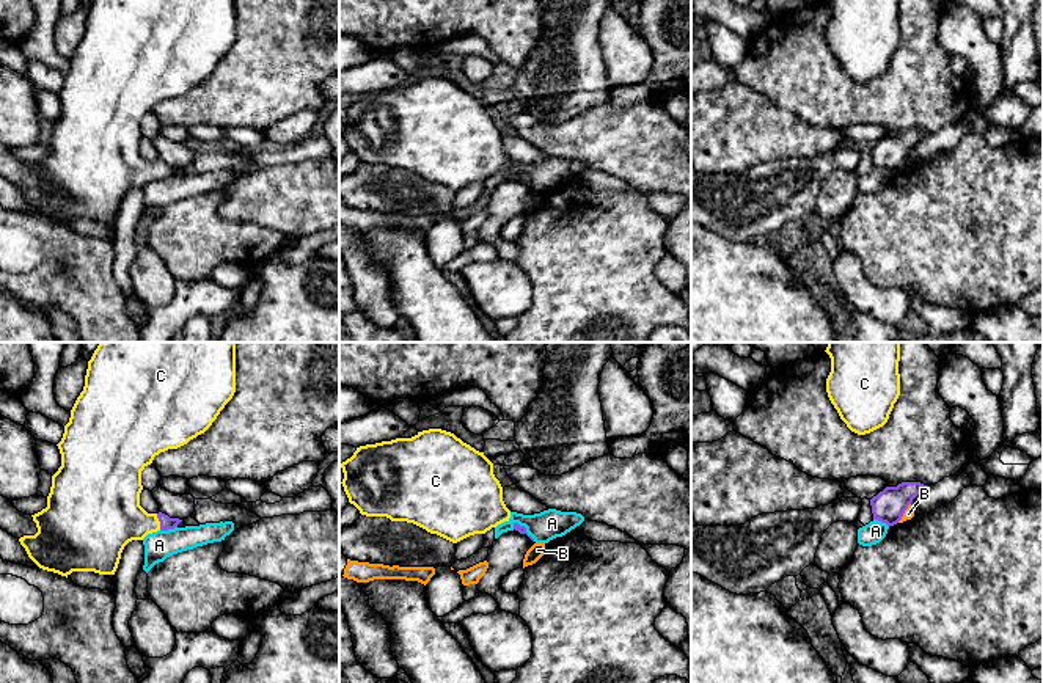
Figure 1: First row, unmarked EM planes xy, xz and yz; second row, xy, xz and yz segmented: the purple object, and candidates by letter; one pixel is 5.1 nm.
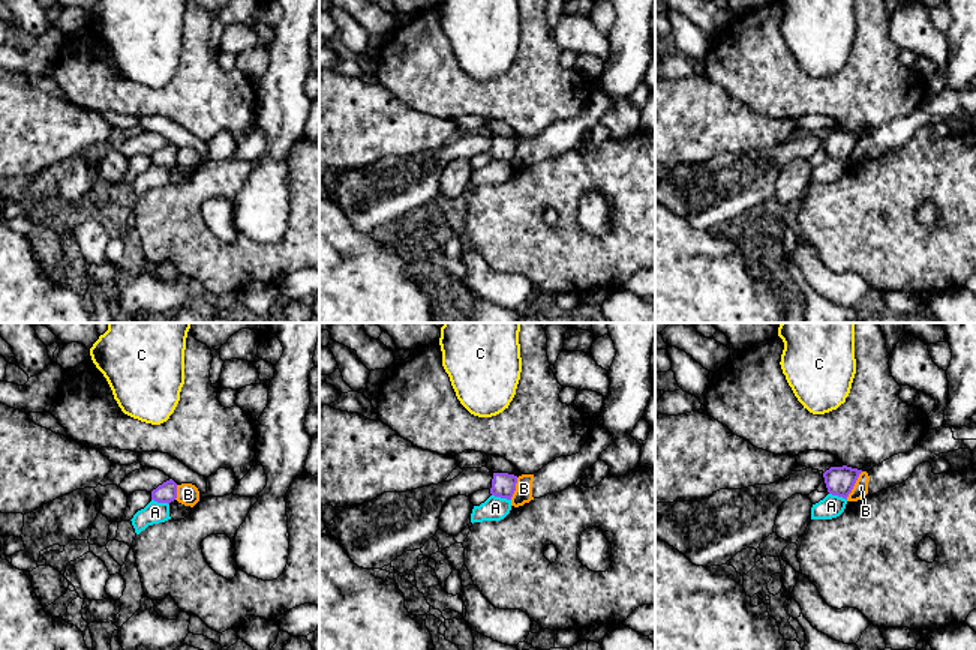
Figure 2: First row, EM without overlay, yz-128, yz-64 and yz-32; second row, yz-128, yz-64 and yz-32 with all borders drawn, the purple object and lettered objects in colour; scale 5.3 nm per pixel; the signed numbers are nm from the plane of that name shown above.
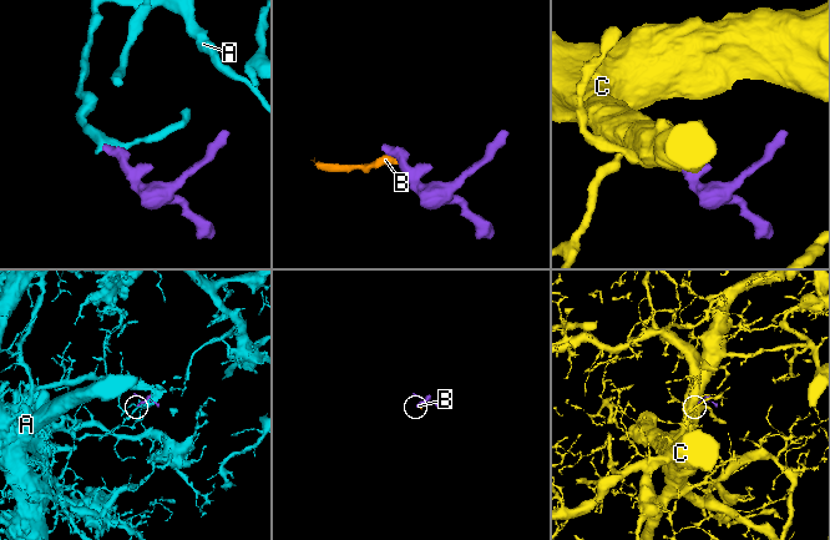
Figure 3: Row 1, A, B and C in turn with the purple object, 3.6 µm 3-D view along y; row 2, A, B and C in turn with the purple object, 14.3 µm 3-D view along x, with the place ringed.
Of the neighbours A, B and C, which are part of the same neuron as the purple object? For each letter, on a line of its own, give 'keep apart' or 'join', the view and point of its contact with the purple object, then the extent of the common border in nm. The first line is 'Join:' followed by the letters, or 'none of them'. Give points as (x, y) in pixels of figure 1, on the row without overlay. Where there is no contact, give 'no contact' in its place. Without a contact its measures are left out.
Join: C
A: keep apart; meets purple in xy at (168, 176); contact 90 nm long
B: keep apart; meets purple in yz at (903, 160); contact 120 nm long
C: join; meets purple in xy at (159, 168); contact 90 nm long

